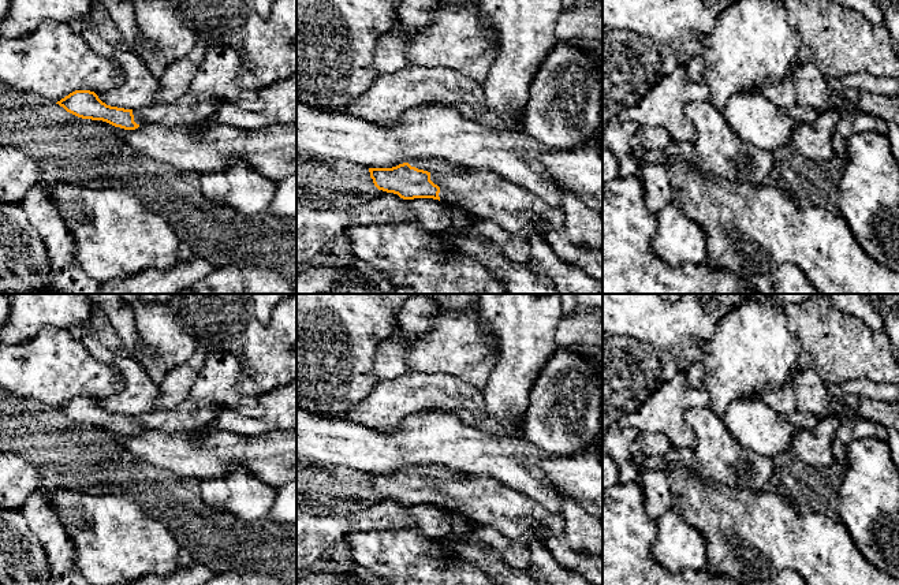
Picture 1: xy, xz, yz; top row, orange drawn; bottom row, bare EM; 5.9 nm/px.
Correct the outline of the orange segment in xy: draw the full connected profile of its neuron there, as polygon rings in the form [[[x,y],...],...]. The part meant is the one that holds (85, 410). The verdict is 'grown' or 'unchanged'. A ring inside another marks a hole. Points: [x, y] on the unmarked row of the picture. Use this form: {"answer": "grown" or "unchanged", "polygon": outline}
{"answer": "grown", "polygon": [[[75,396],[57,407],[67,418],[92,426],[102,426],[115,433],[135,436],[146,429],[191,432],[208,425],[225,405],[198,398],[187,398],[178,407],[157,409],[139,416],[124,416],[102,409],[94,398]]]}

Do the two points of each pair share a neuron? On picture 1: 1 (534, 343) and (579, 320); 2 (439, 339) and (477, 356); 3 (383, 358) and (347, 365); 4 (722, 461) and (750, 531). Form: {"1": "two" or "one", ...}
{"1": "two", "2": "one", "3": "two", "4": "two"}

